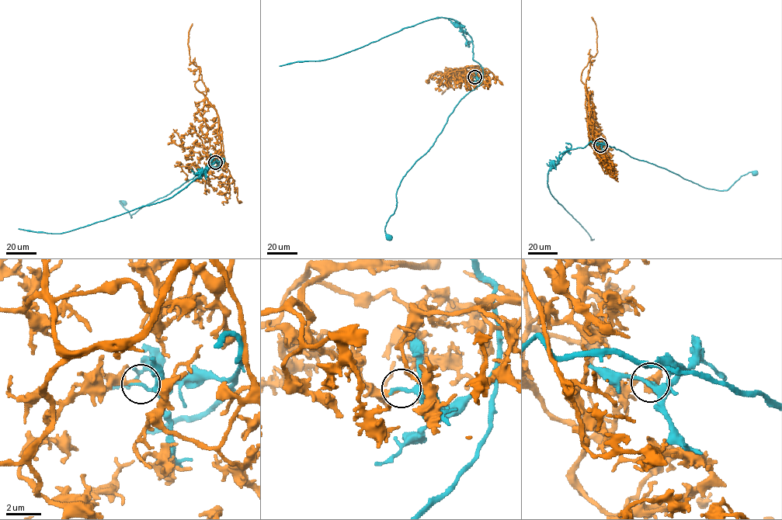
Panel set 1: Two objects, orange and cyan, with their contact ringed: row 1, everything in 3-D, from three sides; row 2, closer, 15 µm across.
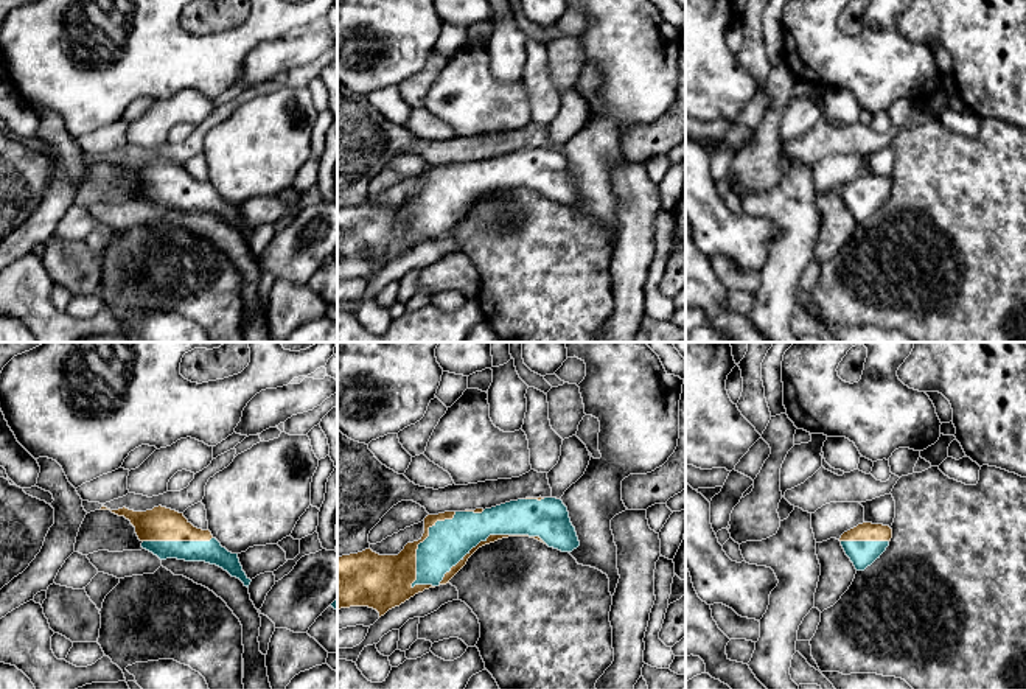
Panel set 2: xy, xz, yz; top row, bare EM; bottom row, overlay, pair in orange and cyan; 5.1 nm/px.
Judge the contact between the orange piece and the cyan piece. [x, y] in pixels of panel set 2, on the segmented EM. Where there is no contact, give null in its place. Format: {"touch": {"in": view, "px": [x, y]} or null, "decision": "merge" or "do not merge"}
{"touch": {"in": "xz", "px": [490, 535]}, "decision": "do not merge"}

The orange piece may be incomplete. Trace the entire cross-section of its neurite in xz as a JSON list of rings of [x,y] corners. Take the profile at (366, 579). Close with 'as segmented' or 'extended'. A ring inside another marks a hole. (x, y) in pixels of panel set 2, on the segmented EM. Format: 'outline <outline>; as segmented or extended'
outline [[[455,512],[428,515],[424,518],[424,533],[418,541],[407,543],[398,555],[379,555],[370,547],[337,558],[337,610],[350,607],[368,607],[384,616],[389,610],[400,607],[410,597],[424,589],[435,588],[432,585],[412,585],[417,580],[417,549],[429,537],[429,529],[437,521],[452,519]]]; as segmented

